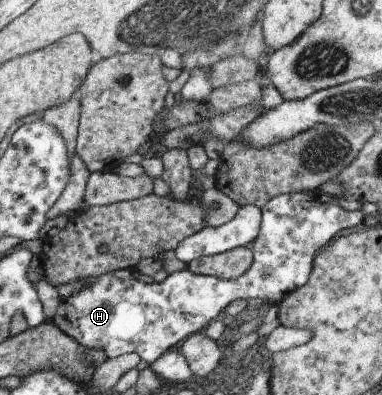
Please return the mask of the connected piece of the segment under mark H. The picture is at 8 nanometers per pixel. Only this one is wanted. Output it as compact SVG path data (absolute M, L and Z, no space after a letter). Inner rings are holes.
M314 189L308 193L284 194L270 199L261 207L261 227L254 239L254 258L250 269L238 279L222 279L216 276L192 273L186 269L168 274L161 282L144 283L133 276L132 269L118 269L87 279L89 285L68 297L60 297L52 318L53 324L88 349L102 349L107 358L127 353L137 353L149 364L162 353L193 333L205 331L212 319L220 315L234 300L251 300L271 303L275 307L287 293L306 285L316 253L339 231L363 223L366 214L361 209L348 211L340 207L339 197Z

